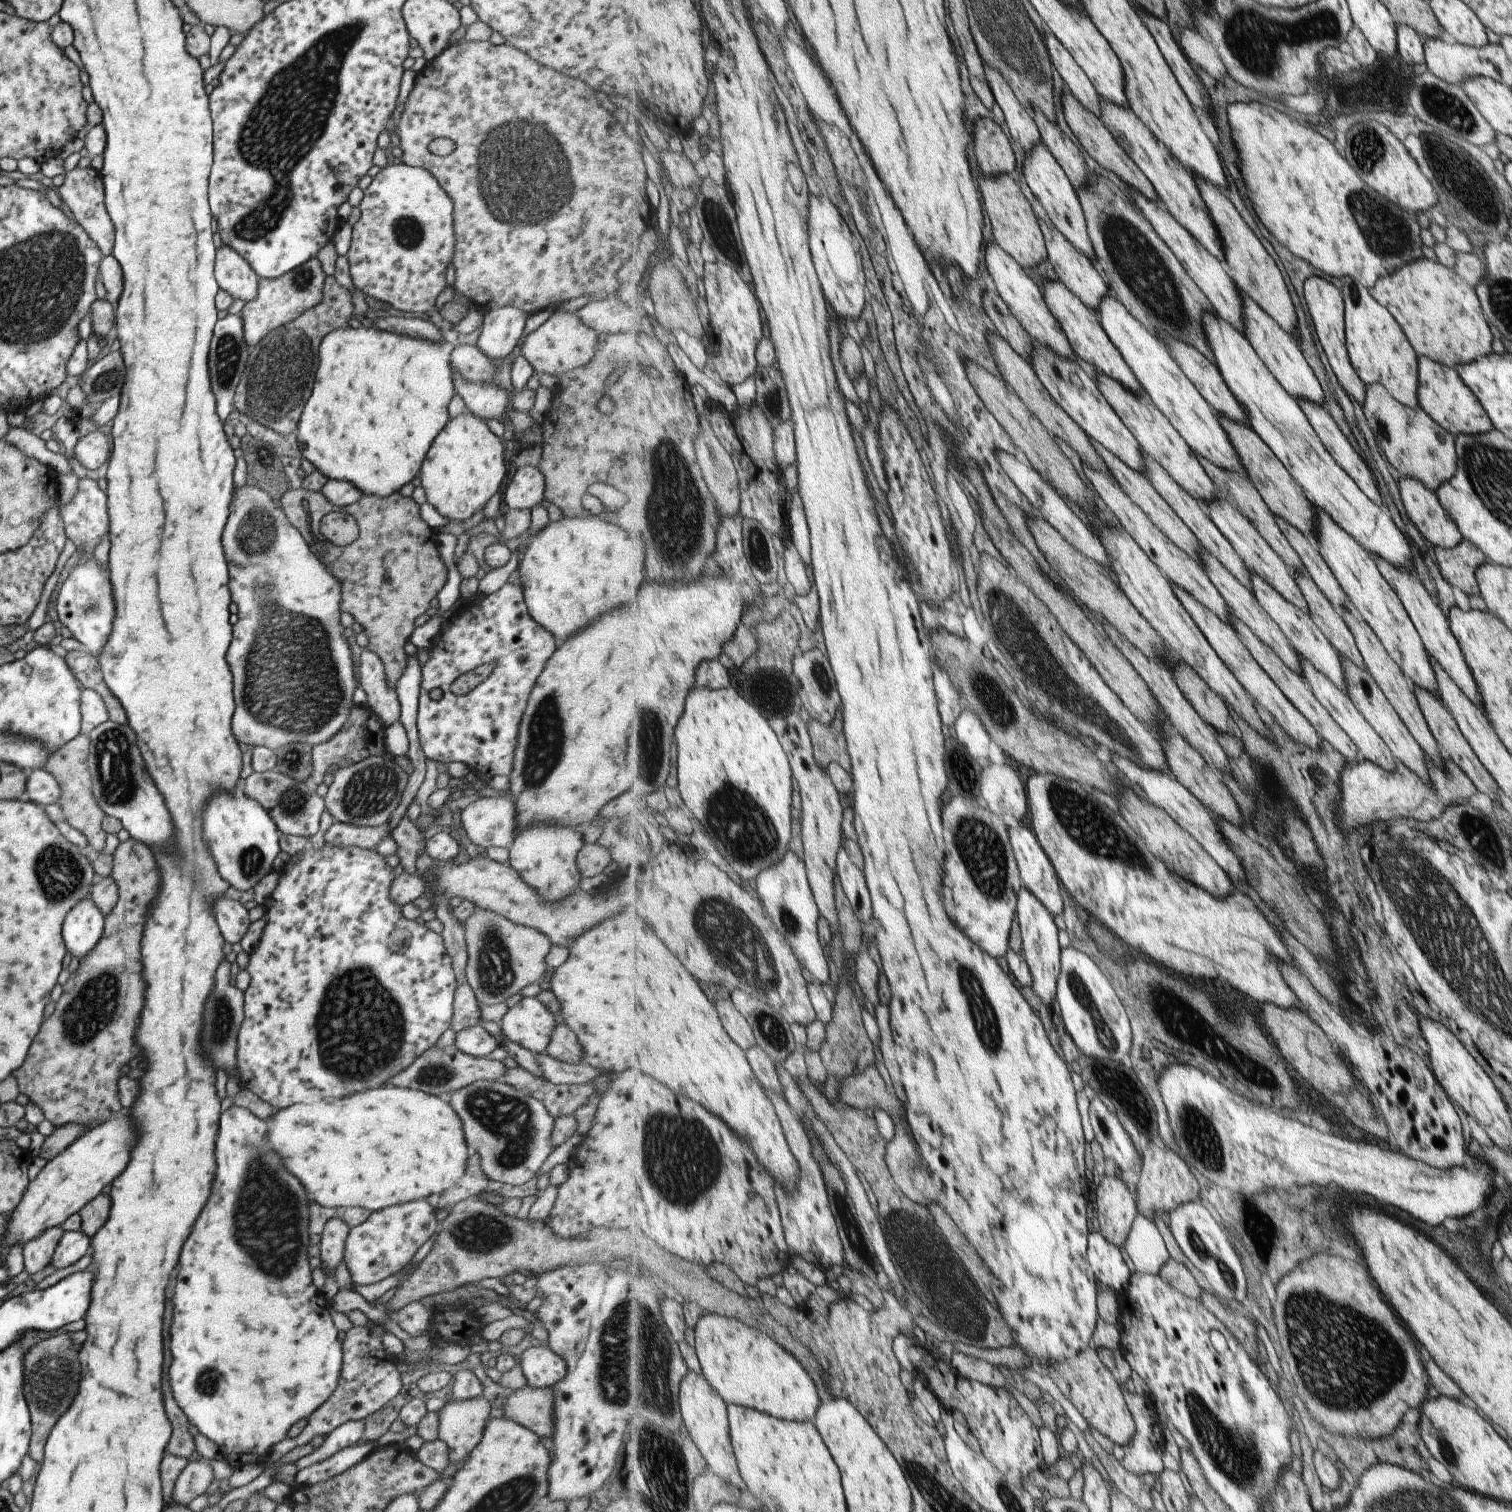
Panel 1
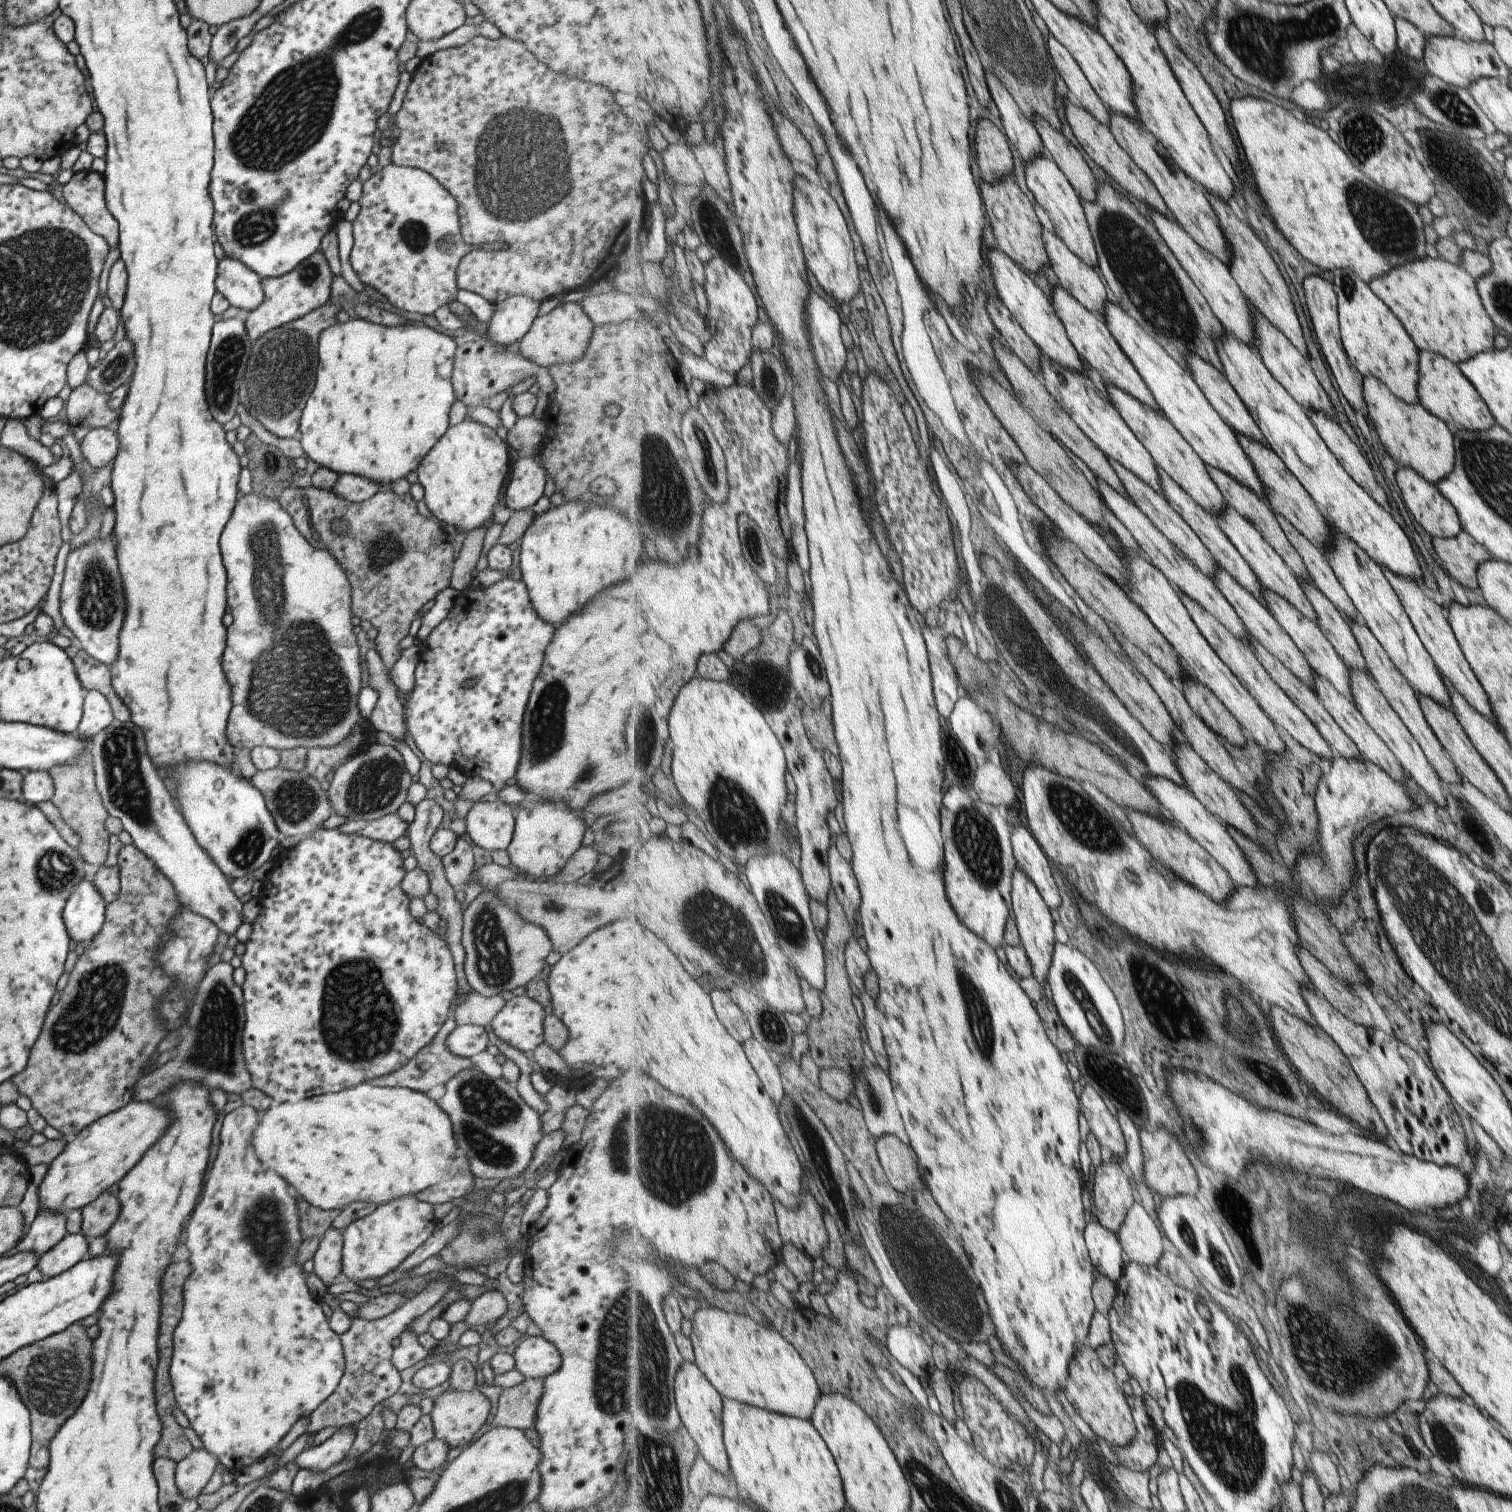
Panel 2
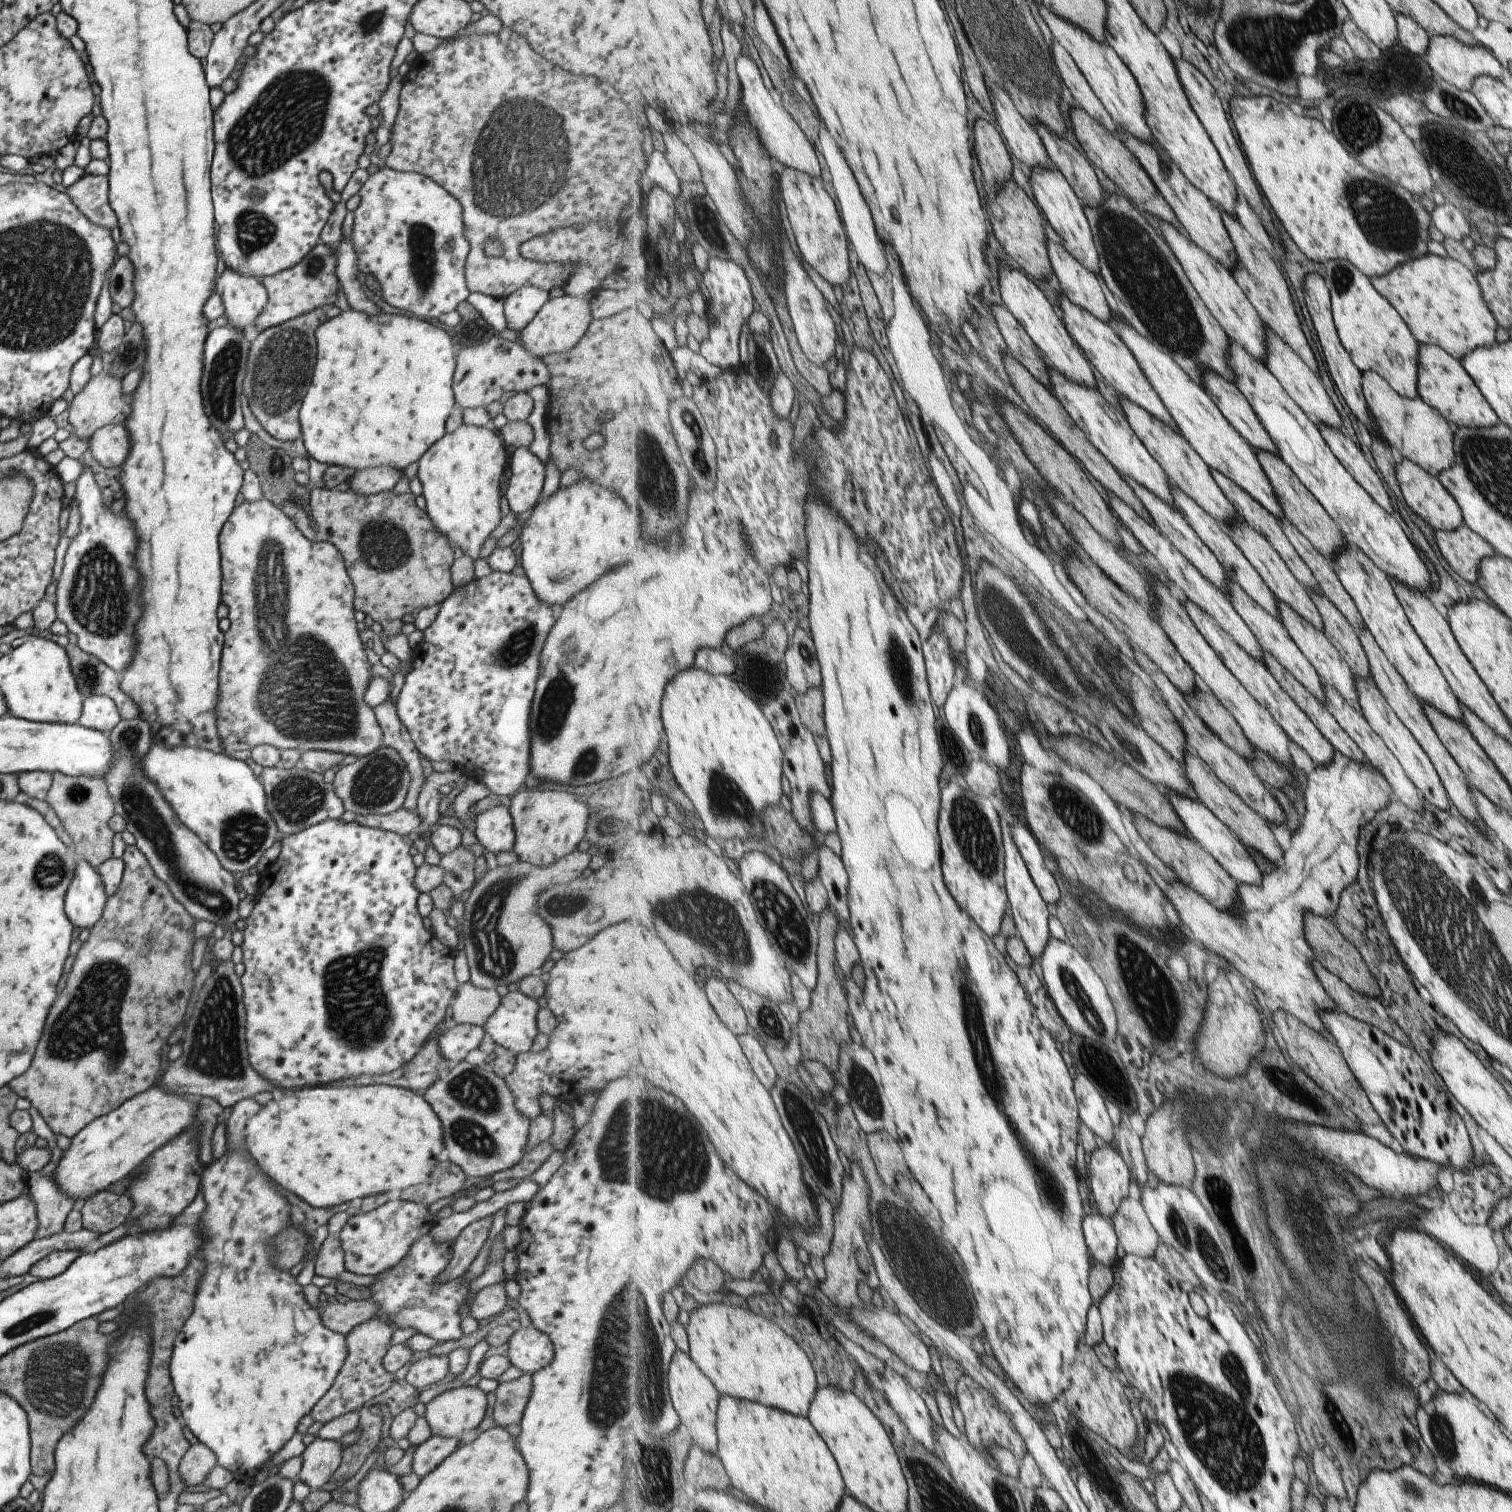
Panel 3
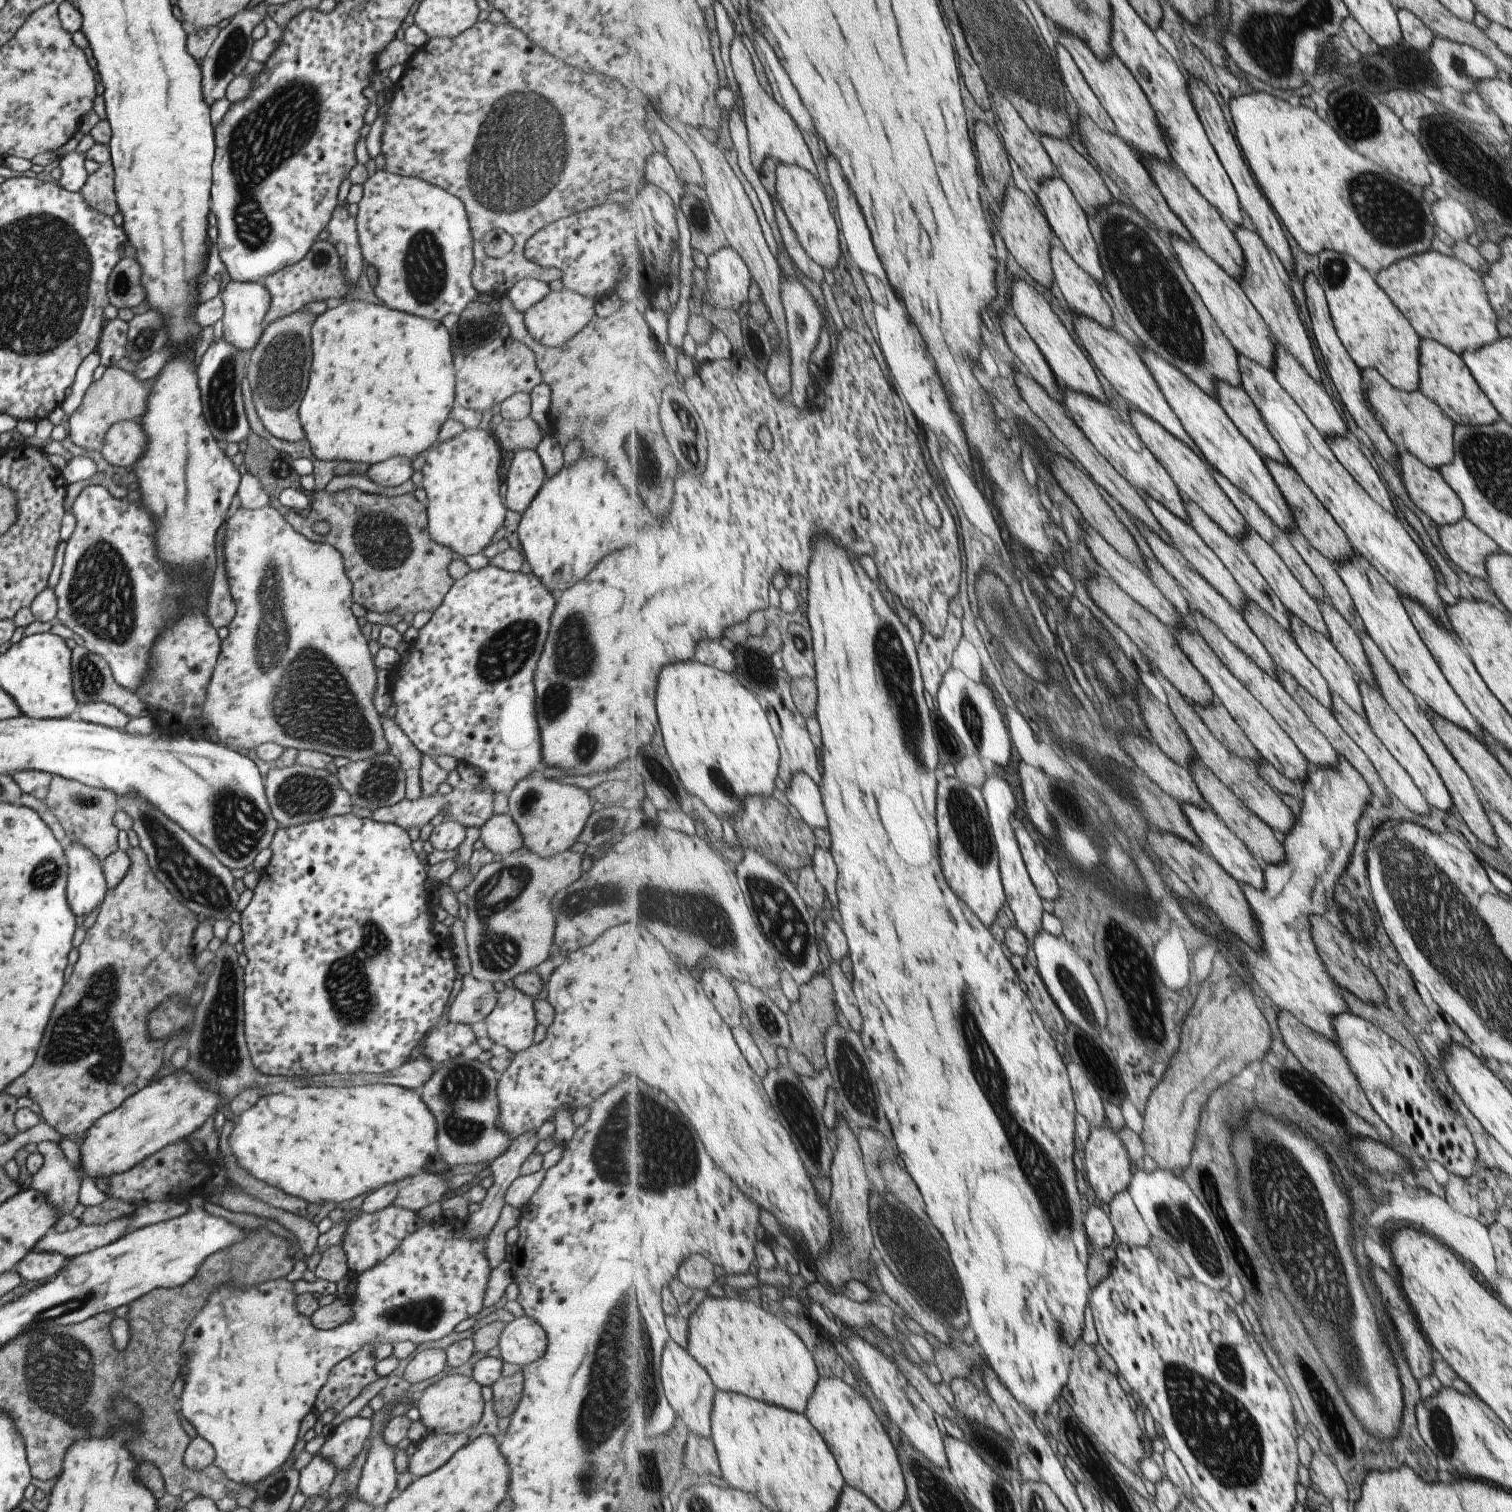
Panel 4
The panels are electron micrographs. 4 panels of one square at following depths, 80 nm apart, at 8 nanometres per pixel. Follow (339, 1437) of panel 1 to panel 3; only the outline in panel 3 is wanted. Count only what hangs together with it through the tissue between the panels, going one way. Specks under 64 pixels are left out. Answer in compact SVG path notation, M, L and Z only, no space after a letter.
M314 1435L301 1454L301 1470L296 1479L301 1480L309 1492L319 1489L331 1479L341 1456L341 1448L335 1440L321 1440Z

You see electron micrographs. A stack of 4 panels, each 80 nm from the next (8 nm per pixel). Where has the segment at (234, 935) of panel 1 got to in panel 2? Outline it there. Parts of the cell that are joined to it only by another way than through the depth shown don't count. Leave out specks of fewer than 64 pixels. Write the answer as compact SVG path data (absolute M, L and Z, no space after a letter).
M113 719L89 738L95 786L108 816L120 820L132 843L163 872L167 880L169 872L175 876L171 884L181 905L209 918L225 936L235 934L243 922L242 904L229 889L231 882L197 846L189 828L179 818L171 794L165 790L145 754L143 732L131 722Z

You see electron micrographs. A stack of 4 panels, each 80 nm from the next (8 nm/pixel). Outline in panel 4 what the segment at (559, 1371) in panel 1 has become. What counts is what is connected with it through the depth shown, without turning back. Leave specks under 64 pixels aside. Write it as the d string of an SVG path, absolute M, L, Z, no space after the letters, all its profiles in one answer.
M526 1315L515 1316L511 1322L504 1324L498 1346L499 1358L503 1362L522 1367L545 1352L545 1332Z

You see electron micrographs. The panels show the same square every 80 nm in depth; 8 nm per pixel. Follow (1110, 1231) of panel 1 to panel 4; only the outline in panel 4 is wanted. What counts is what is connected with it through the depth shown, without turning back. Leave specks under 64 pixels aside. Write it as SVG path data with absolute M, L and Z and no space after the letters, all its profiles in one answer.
M1093 1127L1088 1143L1084 1146L1086 1161L1087 1183L1093 1188L1097 1196L1097 1203L1111 1204L1120 1192L1127 1191L1130 1187L1133 1170L1132 1162L1125 1144L1118 1134L1110 1127Z

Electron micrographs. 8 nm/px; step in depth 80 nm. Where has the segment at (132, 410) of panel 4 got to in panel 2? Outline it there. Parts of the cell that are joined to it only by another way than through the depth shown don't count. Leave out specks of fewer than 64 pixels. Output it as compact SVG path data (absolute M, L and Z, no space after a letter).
M85 383L76 386L65 401L65 416L71 426L106 427L115 421L117 411L107 406L108 395L95 392Z

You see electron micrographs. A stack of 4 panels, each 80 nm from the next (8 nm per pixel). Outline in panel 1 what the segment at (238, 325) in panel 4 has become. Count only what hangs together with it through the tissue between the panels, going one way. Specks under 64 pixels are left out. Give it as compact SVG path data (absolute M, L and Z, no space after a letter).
M223 242L215 250L213 272L217 286L221 286L221 290L231 295L231 298L239 298L246 303L256 295L259 276L240 254Z

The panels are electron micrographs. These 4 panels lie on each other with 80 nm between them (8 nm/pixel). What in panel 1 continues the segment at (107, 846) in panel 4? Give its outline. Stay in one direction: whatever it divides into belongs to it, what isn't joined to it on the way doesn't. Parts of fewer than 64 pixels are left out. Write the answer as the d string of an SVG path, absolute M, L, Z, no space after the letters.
M79 732L77 736L74 736L68 743L65 743L63 747L52 752L44 769L55 777L57 784L60 786L60 798L55 804L61 807L66 821L86 838L86 844L91 846L99 857L102 853L101 850L105 838L105 833L100 827L104 814L97 804L94 803L87 759L88 735Z

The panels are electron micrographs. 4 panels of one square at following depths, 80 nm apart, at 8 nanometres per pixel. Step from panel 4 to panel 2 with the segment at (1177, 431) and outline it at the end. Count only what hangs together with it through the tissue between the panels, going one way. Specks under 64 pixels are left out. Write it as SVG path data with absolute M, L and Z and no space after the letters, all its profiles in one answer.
M1056 286L1052 292L1052 303L1056 308L1057 316L1064 322L1066 331L1072 343L1080 352L1082 358L1095 368L1103 378L1105 383L1115 383L1115 386L1124 389L1131 396L1137 397L1143 404L1152 406L1163 413L1158 406L1152 390L1146 384L1134 362L1128 354L1121 348L1118 340L1112 335L1106 318L1100 312L1094 313L1089 310L1081 301L1072 295L1066 288Z

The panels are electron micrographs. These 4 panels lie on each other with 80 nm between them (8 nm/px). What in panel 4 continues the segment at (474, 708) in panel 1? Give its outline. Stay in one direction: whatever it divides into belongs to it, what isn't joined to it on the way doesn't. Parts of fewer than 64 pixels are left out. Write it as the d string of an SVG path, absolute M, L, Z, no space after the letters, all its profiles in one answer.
M491 564L478 571L469 571L459 580L451 583L451 588L445 593L441 604L432 612L429 621L422 626L414 641L408 643L406 652L409 652L409 660L403 669L393 667L389 671L392 679L389 682L391 704L395 705L395 715L393 716L397 726L411 740L415 748L421 755L436 758L445 754L455 758L456 762L478 768L484 775L483 784L492 789L492 792L507 794L521 779L530 777L535 769L540 767L540 732L537 728L536 714L534 711L534 684L532 678L541 654L550 618L554 609L556 596L552 595L544 585L531 573L509 572Z

